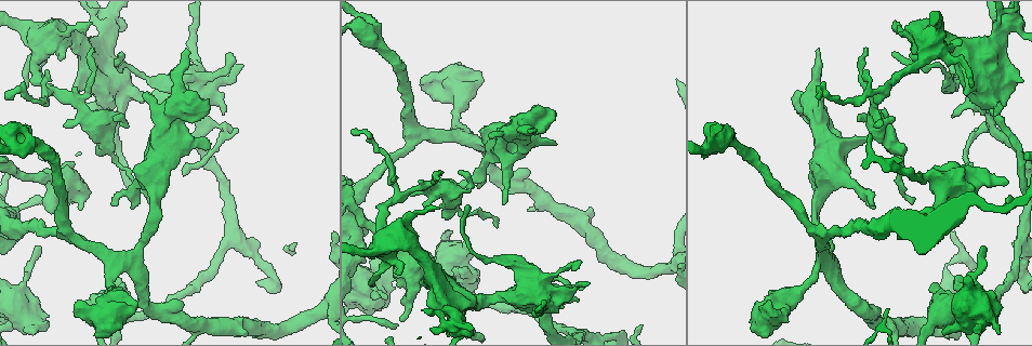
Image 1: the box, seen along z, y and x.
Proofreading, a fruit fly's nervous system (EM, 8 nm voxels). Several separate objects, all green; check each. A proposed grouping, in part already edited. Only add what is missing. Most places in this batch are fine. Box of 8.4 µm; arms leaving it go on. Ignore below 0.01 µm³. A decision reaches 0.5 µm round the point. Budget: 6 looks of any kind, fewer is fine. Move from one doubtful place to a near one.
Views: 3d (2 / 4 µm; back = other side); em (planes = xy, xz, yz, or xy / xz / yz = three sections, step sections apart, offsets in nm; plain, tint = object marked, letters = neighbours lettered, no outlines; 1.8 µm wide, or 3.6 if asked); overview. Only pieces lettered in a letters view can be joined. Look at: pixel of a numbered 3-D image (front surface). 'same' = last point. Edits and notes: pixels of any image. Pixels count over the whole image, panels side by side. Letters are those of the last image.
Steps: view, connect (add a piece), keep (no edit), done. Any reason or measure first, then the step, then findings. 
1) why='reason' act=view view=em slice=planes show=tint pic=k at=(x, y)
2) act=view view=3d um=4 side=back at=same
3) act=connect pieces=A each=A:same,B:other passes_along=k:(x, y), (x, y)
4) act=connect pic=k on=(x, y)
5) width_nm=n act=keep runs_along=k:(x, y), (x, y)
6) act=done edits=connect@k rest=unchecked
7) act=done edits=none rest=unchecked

why='calibre changes' act=view view=em slice=xz step=8 show=tint pic=1 at=(805, 284)

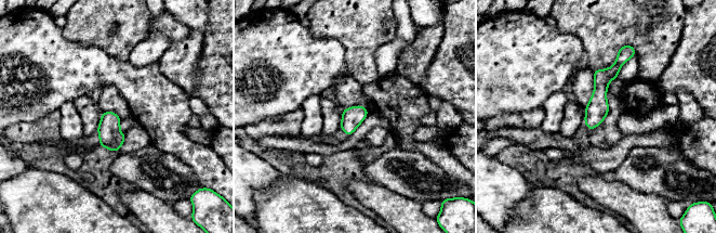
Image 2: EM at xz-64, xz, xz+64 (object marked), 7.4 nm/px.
act=view view=em slice=planes show=tint at=same

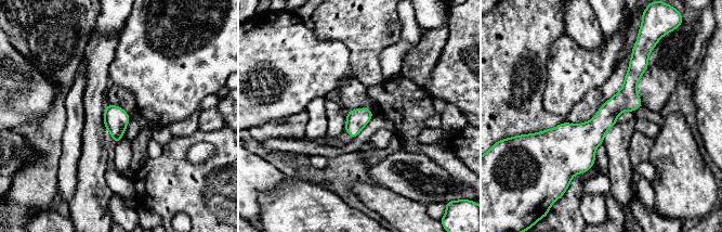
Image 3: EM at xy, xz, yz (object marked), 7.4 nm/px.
why='what lies round it' act=view view=em slice=planes show=letters at=same

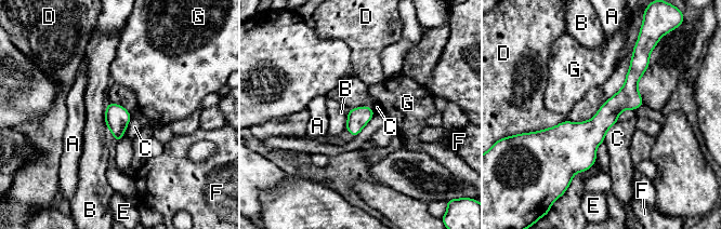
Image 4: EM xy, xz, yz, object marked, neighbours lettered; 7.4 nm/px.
width_nm=160 act=keep each=A:other,B:other,C:other,D:other,E:other,F:other,G:other runs_along=4:(644, 66), (582, 138), (542, 138) found='no lettered piece goes on from it'

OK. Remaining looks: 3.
act=view view=3d um=4 side=back pic=1 at=(52, 35)

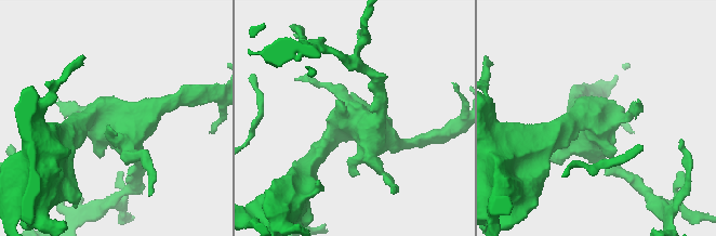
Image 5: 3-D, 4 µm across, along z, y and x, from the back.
act=view view=em um=3.6 slice=planes show=letters pic=5 at=(115, 121)

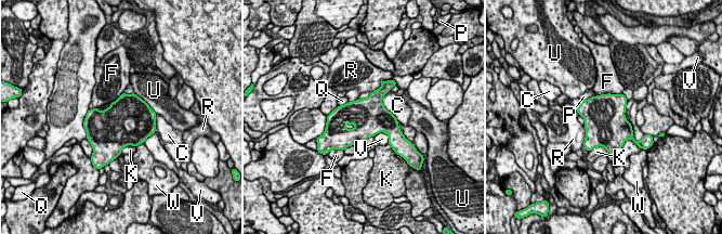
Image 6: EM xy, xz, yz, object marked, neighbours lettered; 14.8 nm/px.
longest_contact=C:500nm act=keep each=C:other,F:other,K:other,P:other,Q:other,R:other,U:other,V:other,W:other border=6:(373, 135), (384, 132), (389, 142) found='no lettered piece goes on from it'

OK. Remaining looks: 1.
act=done edits=none rest=unchecked

